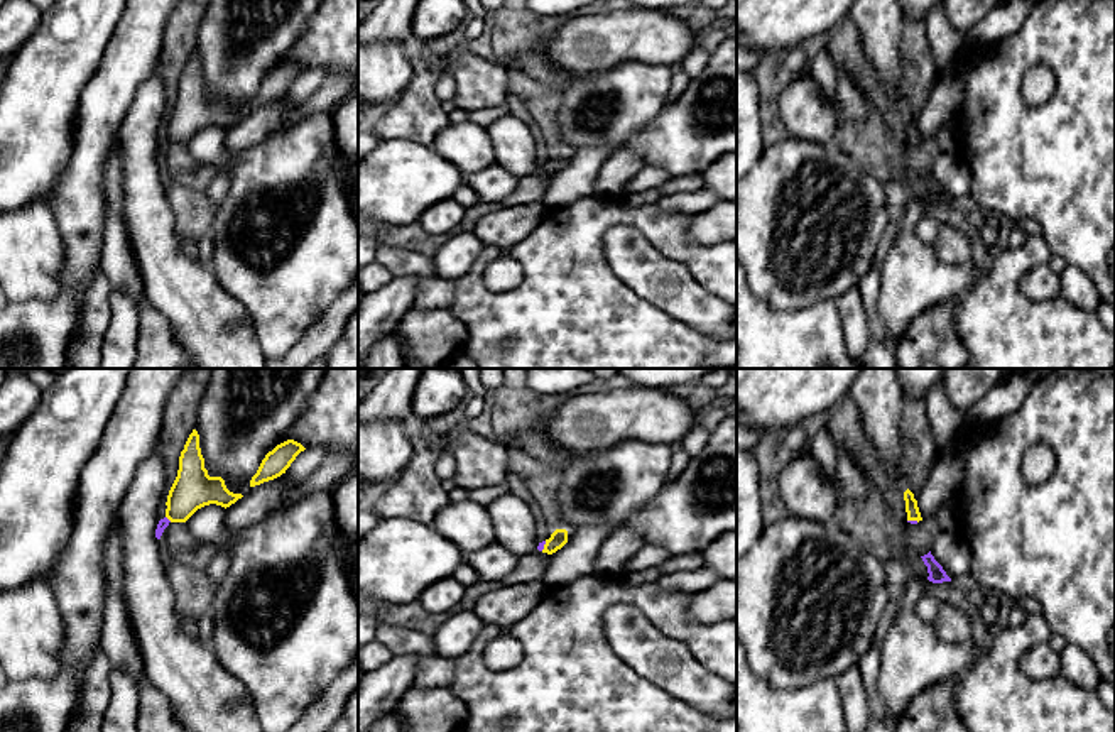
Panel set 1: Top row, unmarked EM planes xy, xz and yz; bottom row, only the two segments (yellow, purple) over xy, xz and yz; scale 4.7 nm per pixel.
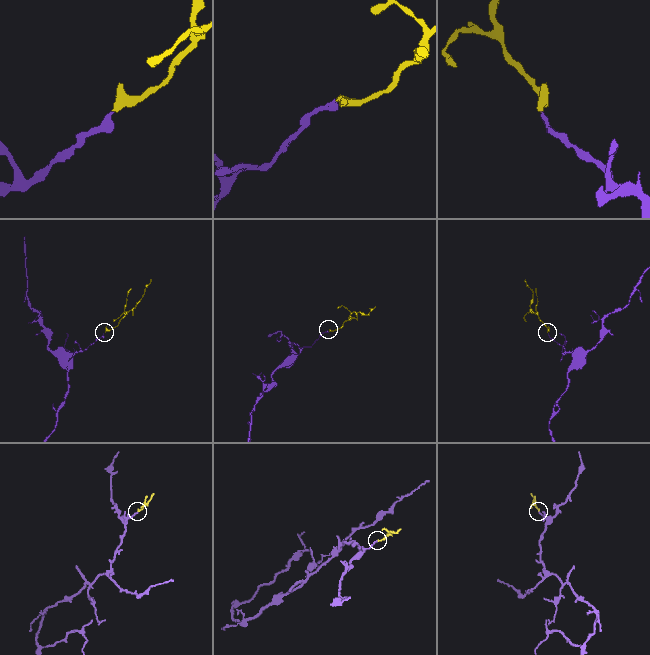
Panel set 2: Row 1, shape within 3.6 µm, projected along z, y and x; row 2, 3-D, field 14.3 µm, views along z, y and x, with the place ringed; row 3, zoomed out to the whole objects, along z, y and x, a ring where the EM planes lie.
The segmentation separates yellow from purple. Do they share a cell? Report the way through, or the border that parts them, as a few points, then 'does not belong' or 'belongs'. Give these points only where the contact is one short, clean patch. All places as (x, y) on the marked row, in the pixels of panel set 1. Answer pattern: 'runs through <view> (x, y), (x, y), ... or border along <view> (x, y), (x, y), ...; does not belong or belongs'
runs through xy (193, 489), (169, 519), (163, 523); belongs

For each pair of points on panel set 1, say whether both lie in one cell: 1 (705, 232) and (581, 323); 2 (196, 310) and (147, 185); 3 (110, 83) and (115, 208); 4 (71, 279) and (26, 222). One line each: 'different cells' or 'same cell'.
1: different cells
2: same cell
3: different cells
4: different cells

